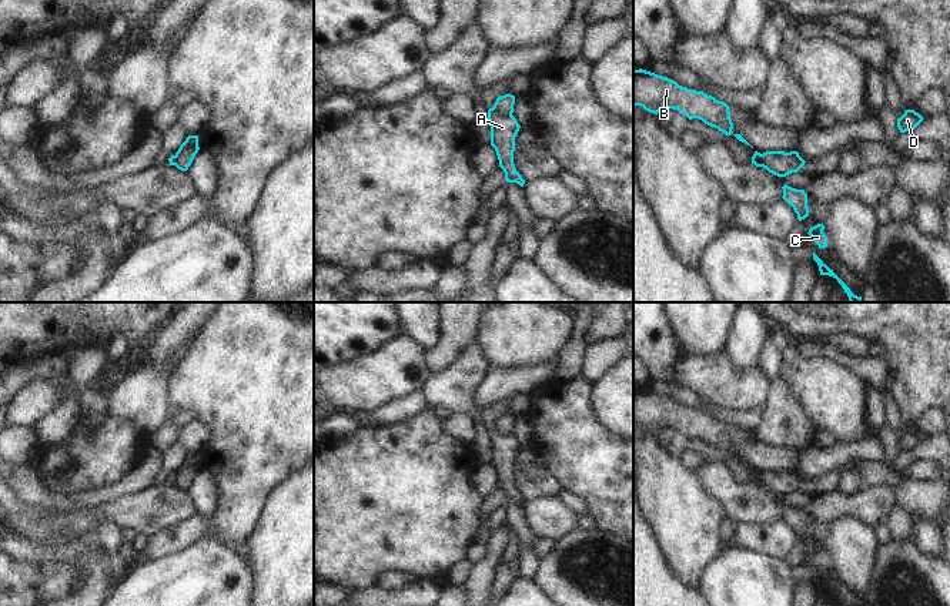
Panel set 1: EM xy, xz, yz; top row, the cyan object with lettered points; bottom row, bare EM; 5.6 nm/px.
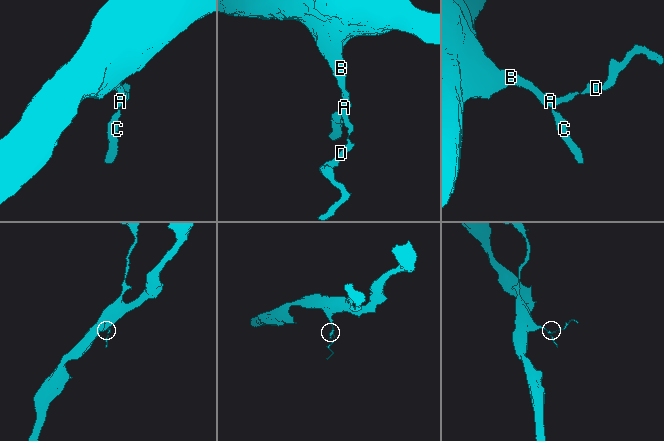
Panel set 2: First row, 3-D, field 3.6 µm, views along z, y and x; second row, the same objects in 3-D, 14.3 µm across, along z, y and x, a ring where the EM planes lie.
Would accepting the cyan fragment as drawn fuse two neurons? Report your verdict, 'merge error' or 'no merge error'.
merge error

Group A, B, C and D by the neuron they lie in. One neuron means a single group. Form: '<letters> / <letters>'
A D / B C

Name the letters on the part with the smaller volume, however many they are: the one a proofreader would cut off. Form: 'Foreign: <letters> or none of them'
Foreign: A, D

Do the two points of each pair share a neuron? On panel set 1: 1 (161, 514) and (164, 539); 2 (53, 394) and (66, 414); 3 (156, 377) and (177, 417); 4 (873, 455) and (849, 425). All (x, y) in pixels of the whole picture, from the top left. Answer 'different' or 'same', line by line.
1: different
2: different
3: different
4: different

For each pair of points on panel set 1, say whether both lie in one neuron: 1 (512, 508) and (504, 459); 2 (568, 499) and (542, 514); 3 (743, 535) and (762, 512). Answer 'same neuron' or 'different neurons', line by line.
1: different neurons
2: different neurons
3: different neurons

